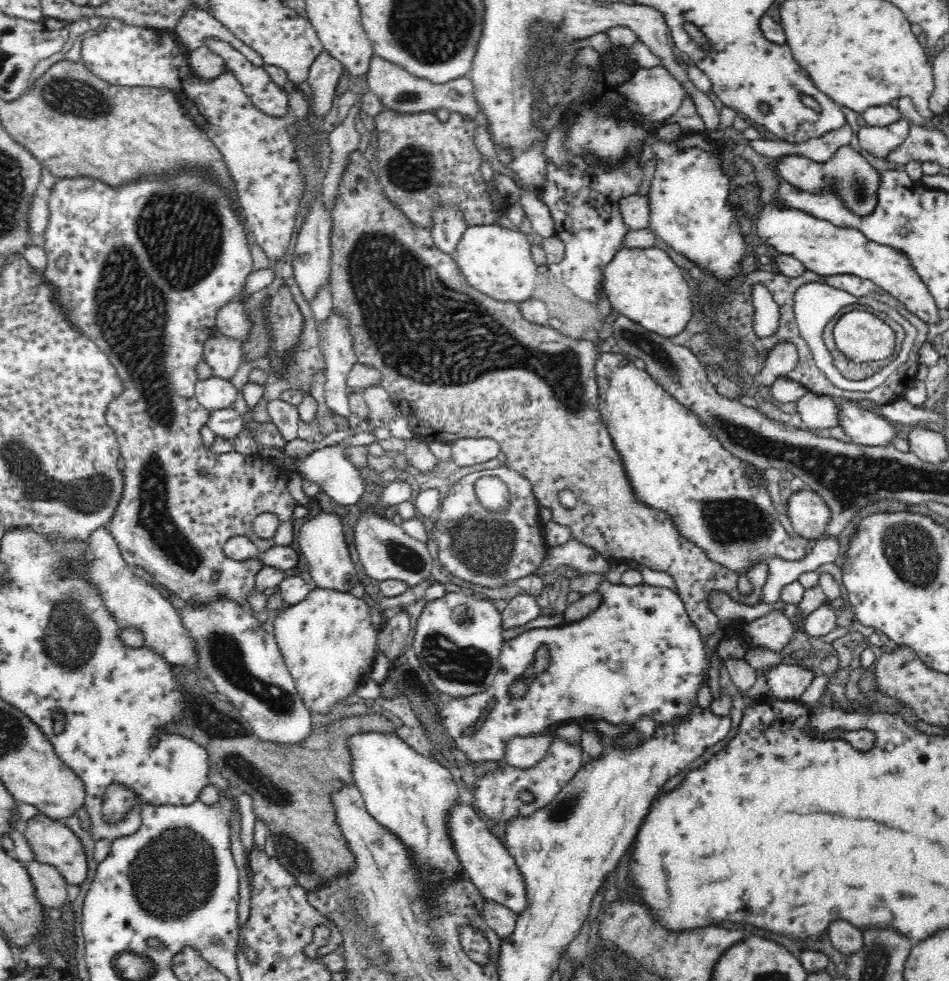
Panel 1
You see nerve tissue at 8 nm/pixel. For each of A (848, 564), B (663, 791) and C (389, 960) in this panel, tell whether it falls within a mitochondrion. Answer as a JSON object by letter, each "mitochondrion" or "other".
{"A":"other","B":"other","C":"mitochondrion"}

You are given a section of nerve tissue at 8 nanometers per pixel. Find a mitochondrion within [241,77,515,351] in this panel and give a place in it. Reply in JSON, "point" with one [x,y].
{"point":[410,169]}

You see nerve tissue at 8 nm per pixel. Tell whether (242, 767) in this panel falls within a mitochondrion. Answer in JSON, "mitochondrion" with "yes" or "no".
{"mitochondrion":"yes"}

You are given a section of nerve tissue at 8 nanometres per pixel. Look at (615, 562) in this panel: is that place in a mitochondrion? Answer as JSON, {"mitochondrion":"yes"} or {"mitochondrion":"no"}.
{"mitochondrion":"no"}

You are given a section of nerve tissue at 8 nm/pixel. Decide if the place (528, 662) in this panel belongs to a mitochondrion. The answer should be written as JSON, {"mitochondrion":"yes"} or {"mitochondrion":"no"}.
{"mitochondrion":"no"}

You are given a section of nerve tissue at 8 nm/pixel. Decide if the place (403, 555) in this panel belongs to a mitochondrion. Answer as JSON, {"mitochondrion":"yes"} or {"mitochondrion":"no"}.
{"mitochondrion":"yes"}

